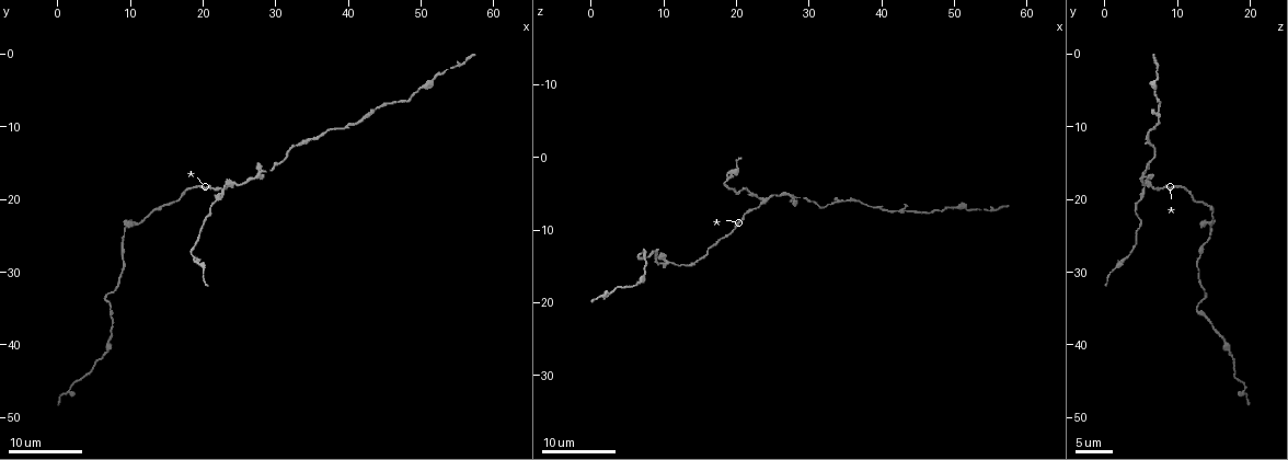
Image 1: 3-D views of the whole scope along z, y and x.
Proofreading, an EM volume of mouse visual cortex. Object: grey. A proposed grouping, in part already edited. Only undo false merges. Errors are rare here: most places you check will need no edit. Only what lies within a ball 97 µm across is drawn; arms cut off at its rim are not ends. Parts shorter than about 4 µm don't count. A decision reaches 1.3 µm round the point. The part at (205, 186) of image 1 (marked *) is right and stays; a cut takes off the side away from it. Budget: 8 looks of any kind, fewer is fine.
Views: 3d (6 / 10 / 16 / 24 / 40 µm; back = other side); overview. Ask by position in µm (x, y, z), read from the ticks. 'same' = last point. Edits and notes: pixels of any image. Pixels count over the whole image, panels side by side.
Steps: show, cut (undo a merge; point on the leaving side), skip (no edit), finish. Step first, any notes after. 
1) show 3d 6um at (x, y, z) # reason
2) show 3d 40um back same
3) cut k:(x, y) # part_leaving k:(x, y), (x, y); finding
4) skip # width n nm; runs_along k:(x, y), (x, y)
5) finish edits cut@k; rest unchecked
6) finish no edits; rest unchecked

show 3d 16um at (28.5, 16.5, 5.5) # two arms in line, one across

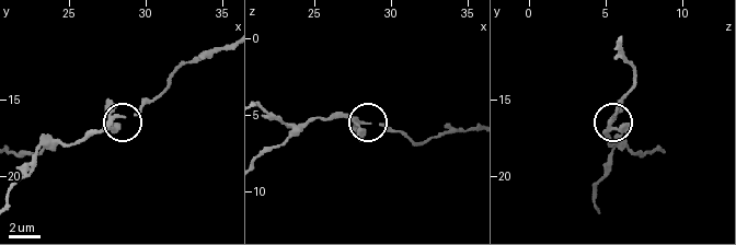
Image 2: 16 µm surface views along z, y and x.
show 3d 10um at (28.6, 16.2, 5.6)

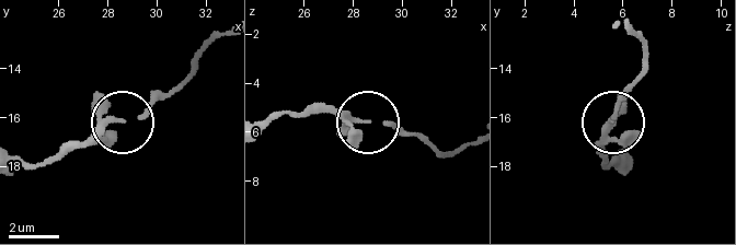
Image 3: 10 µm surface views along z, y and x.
skip # runs_along 3:(263, 129), (294, 111), (337, 111), (417, 136); one neuron here

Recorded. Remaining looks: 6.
show 3d 16um at (23.0, 17.5, 5.5) # three-way junction

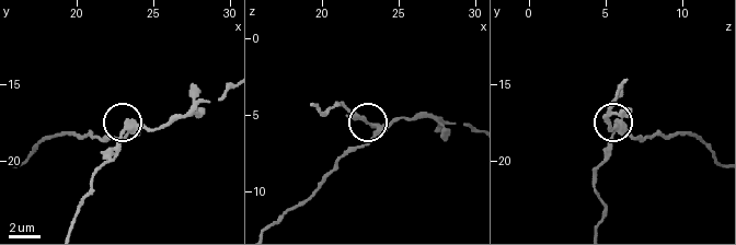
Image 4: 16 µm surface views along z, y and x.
show 3d 10um at (23.2, 17.8, 5.6)

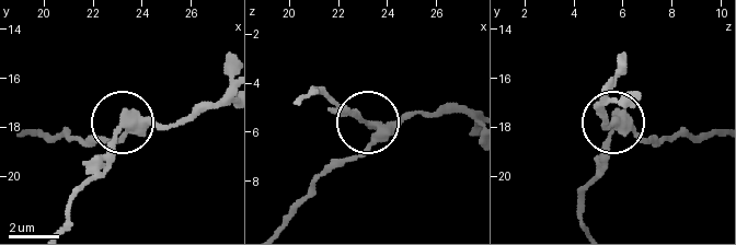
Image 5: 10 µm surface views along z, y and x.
cut 5:(107, 161) # arms 3; part_leaving 5:(118, 130), (110, 160), (70, 203), (68, 222); a second neuron is stuck on

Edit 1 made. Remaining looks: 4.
show 3d 24um at (39.0, 10.0, 6.5) # two arms at a narrow angle

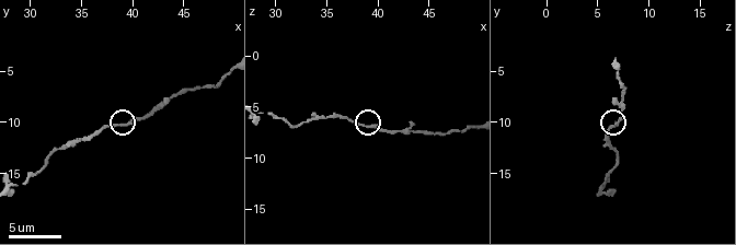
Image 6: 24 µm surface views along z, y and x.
show 3d 10um at (38.8, 10.2, 6.8)

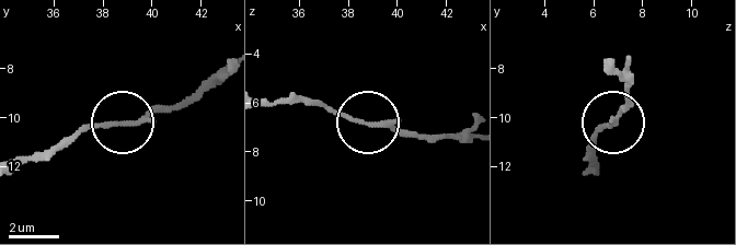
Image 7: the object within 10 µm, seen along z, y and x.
skip # arms 3; all the same neuron

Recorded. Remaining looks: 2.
show 3d 10um at (43.6, 7.6, 7.2) # narrows sharply

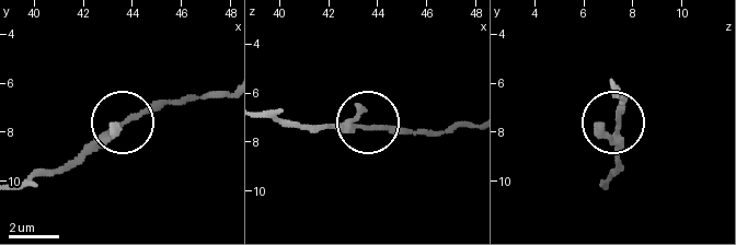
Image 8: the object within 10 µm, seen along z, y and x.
skip # width 140 nm; runs_along 8:(265, 115), (309, 128), (426, 128); continuous, no second neuron

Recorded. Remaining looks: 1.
finish edits cut@5; rest unchecked

